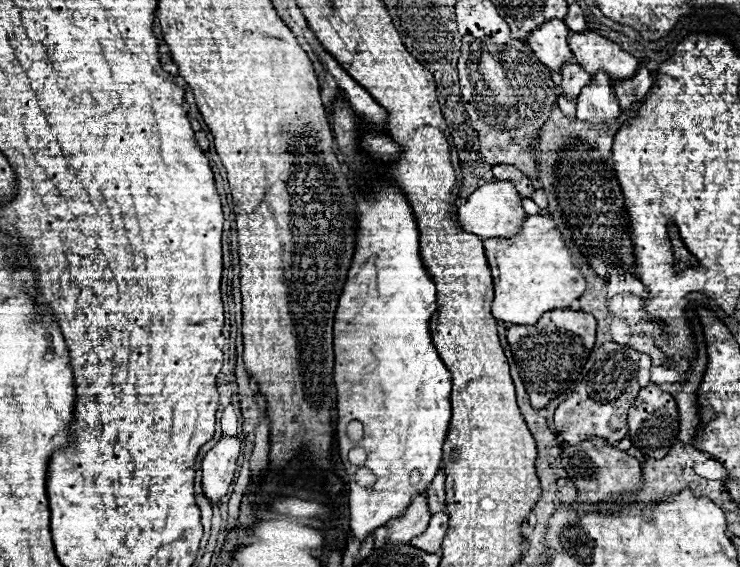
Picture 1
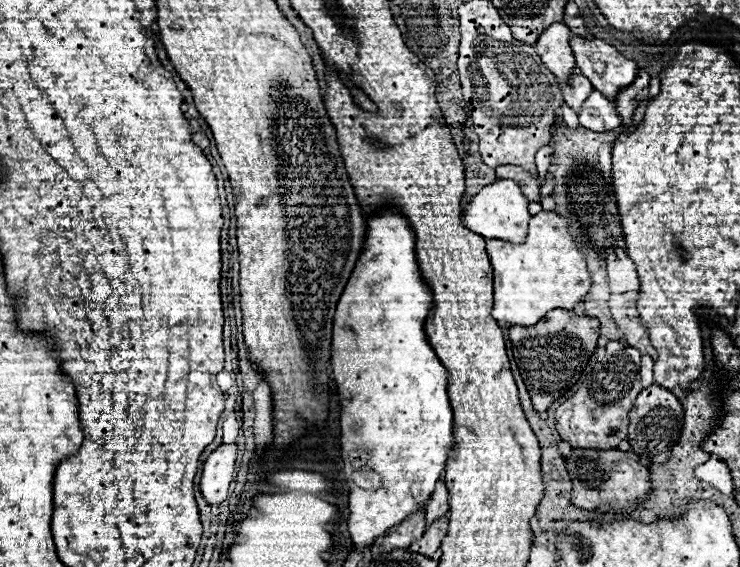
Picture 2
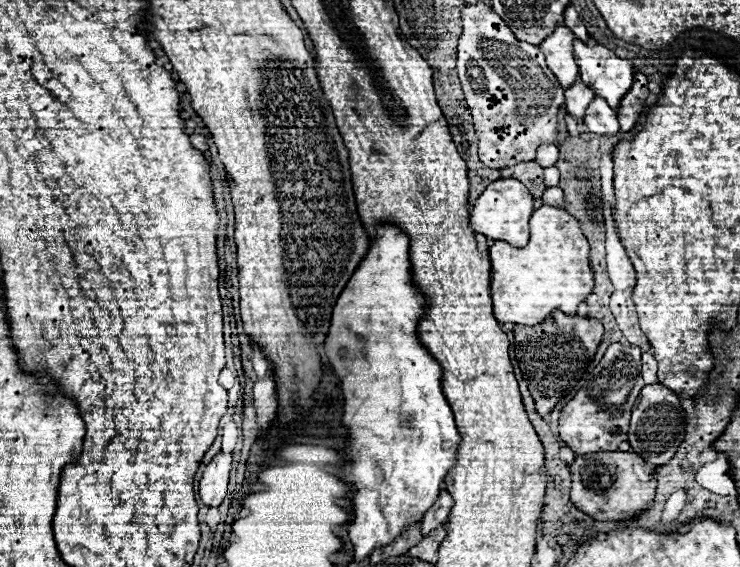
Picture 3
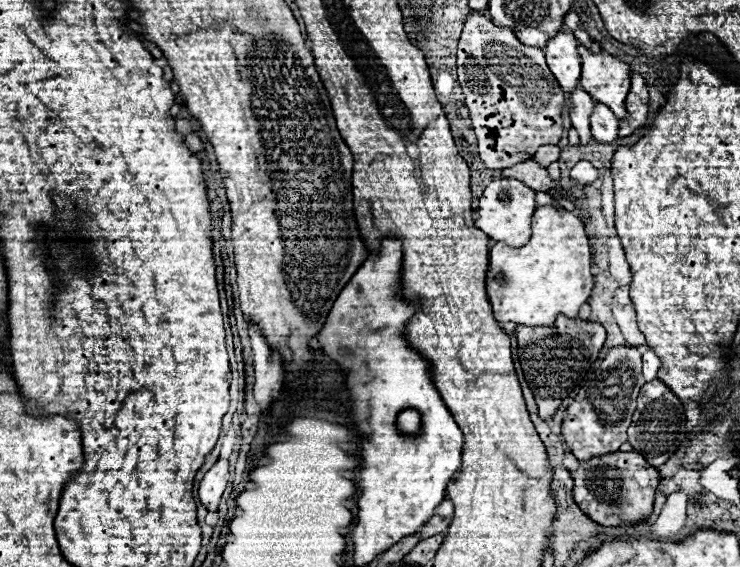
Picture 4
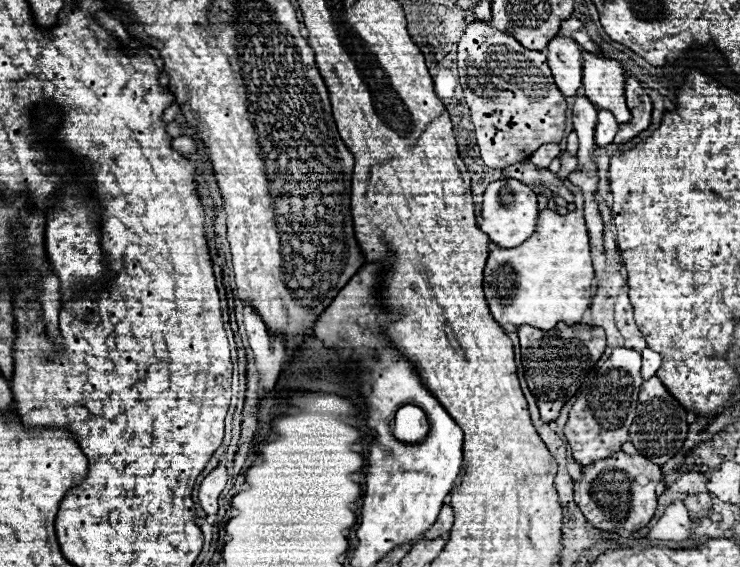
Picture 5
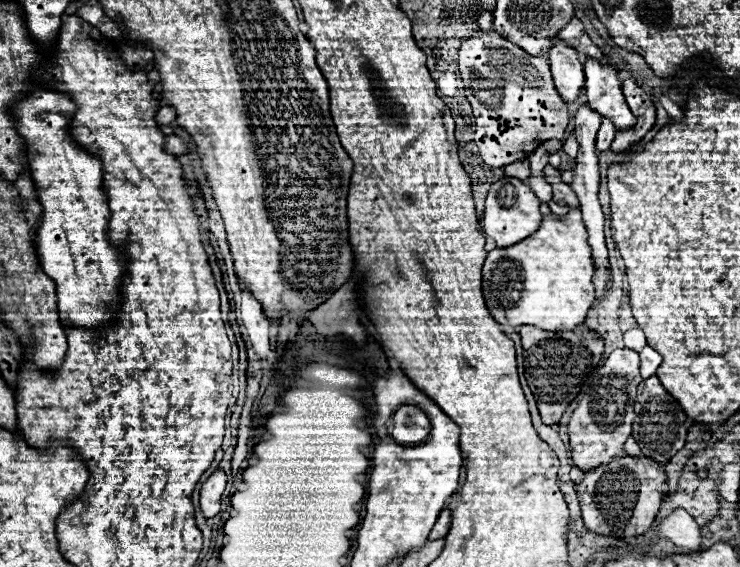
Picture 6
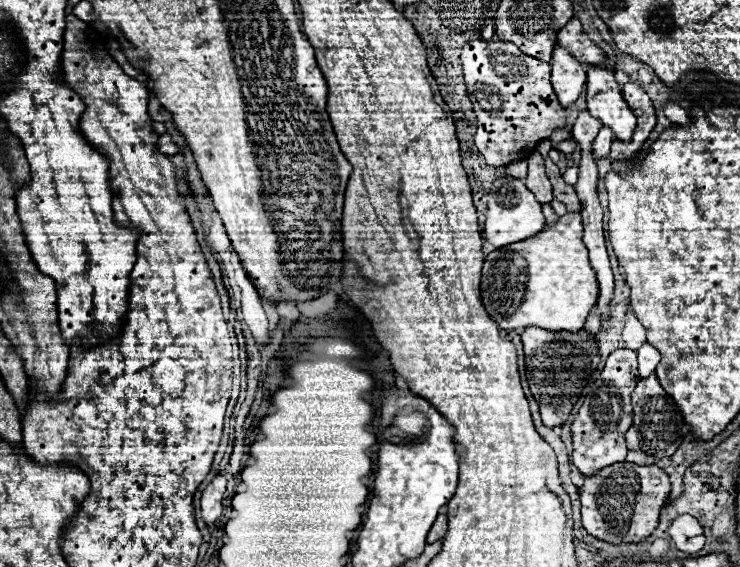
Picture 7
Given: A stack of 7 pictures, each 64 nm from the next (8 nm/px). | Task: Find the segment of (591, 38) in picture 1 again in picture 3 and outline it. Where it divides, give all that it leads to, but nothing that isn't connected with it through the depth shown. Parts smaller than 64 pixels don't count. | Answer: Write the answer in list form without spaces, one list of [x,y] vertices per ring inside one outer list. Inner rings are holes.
[[[574,40],[574,52],[584,84],[588,84],[596,96],[604,98],[612,110],[618,110],[620,100],[632,88],[634,66],[600,44],[590,48],[580,40]]]

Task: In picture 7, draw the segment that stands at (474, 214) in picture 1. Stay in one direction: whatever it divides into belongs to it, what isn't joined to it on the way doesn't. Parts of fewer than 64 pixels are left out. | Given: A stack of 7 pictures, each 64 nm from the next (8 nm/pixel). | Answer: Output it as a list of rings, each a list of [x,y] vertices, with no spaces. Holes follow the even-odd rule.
[[[504,176],[502,180],[496,180],[488,194],[488,212],[486,212],[486,226],[484,234],[490,244],[496,248],[526,240],[530,236],[536,236],[546,226],[542,216],[542,204],[534,198],[534,194],[524,186],[522,180]]]

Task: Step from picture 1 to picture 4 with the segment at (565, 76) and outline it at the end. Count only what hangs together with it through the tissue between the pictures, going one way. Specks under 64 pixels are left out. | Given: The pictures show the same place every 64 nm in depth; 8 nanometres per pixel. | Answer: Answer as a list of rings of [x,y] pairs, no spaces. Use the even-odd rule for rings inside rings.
[[[580,86],[570,94],[572,102],[570,102],[570,118],[572,118],[572,126],[578,130],[580,134],[580,146],[588,146],[592,140],[590,134],[590,116],[594,110],[594,100],[592,96],[588,96],[588,92],[580,90]]]

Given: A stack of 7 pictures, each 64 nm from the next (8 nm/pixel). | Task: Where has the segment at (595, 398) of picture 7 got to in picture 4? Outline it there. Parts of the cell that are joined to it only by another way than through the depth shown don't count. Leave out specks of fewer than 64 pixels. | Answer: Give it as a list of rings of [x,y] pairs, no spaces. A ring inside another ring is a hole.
[[[614,346],[602,364],[588,372],[562,422],[564,442],[578,460],[584,462],[620,450],[626,442],[626,428],[632,422],[632,412],[636,410],[636,398],[642,384],[642,354],[628,346]]]

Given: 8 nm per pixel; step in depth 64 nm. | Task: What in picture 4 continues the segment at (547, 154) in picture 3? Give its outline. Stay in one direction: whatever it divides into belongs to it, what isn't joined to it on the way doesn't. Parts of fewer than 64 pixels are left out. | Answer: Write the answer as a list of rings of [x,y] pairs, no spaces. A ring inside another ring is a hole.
[[[546,144],[546,146],[540,146],[540,148],[538,148],[538,152],[534,154],[534,160],[536,160],[540,166],[546,168],[546,166],[550,166],[552,162],[556,162],[558,156],[560,156],[560,148],[554,146],[554,144]]]

